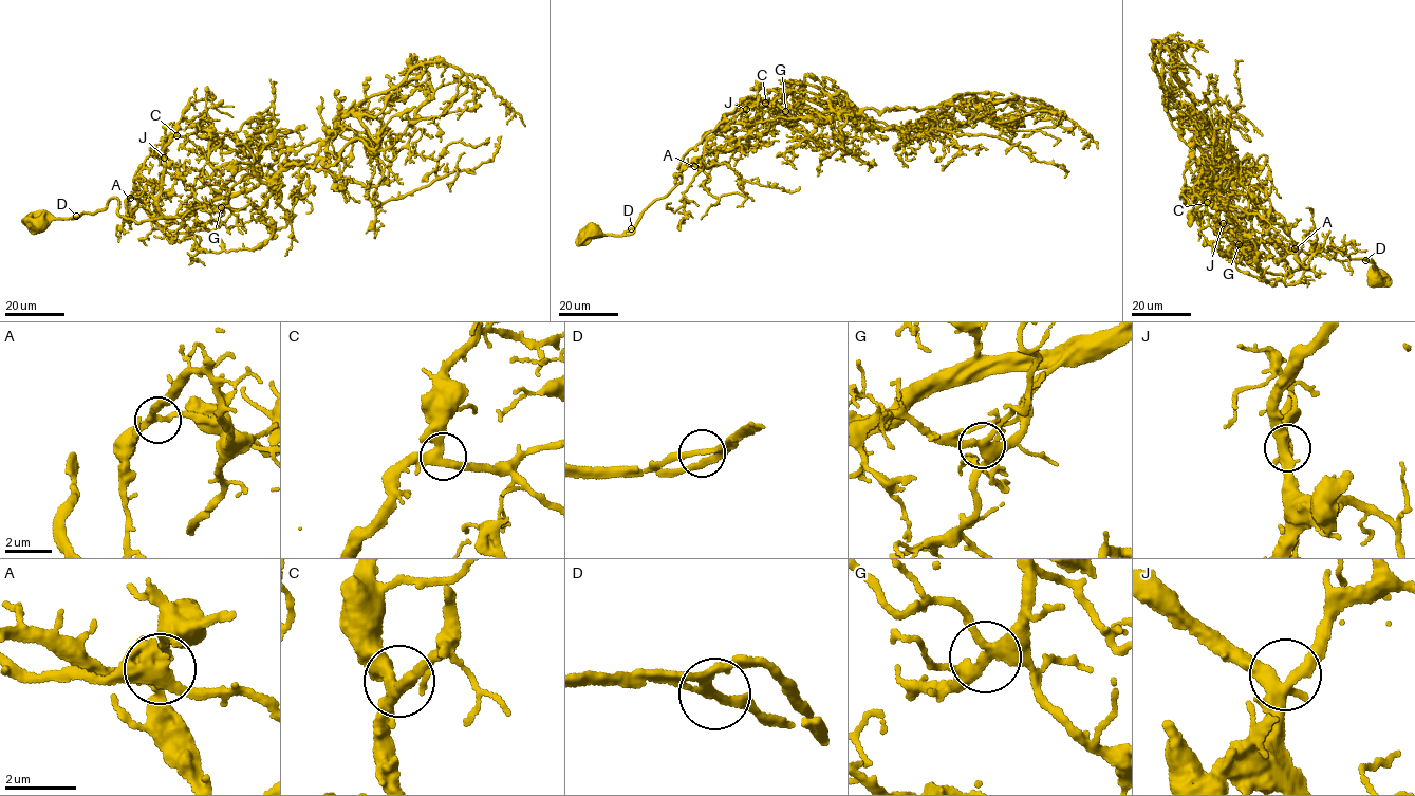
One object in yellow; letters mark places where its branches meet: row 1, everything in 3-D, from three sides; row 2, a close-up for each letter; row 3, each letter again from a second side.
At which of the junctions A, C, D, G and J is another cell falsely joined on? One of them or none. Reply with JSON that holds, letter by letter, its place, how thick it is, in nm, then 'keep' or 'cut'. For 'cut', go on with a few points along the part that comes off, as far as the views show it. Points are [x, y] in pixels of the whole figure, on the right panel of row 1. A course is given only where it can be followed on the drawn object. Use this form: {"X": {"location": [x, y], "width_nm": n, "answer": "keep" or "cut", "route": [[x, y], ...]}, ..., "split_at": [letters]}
{"A": {"location": [1295, 248], "width_nm": 240, "answer": "keep"}, "C": {"location": [1207, 202], "width_nm": 320, "answer": "keep"}, "D": {"location": [1365, 260], "width_nm": 190, "answer": "keep"}, "G": {"location": [1239, 244], "width_nm": 320, "answer": "keep"}, "J": {"location": [1223, 223], "width_nm": 340, "answer": "keep"}, "split_at": []}

